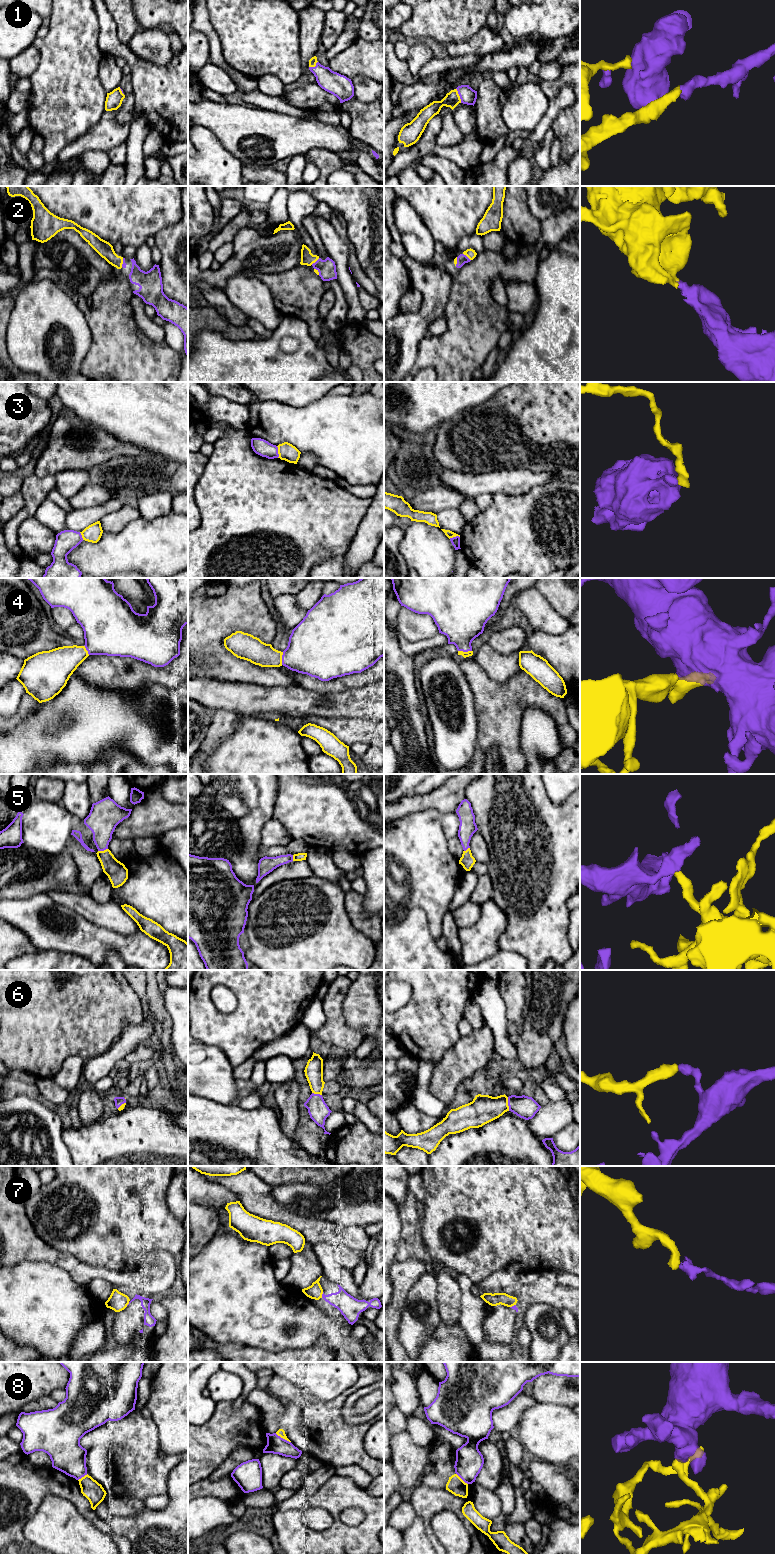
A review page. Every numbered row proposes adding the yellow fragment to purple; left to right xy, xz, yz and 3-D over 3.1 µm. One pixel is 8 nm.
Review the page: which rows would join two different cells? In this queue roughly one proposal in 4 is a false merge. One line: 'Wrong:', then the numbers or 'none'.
Wrong: 3, 7, 8

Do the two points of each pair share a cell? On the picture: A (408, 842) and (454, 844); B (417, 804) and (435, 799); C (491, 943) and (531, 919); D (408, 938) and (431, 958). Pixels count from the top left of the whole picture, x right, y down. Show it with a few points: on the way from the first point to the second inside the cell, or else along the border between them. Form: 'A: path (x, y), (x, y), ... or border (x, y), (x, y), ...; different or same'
A: border (447, 840), (449, 851), (458, 860); different
B: path (421, 803), (431, 800); same
C: border (507, 917), (507, 926), (499, 938), (498, 949); different
D: path (414, 944), (425, 955); same

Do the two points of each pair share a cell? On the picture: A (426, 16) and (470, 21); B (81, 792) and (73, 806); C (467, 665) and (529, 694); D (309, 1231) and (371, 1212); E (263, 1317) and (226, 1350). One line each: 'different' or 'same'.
A: same
B: same
C: same
D: different
E: different

